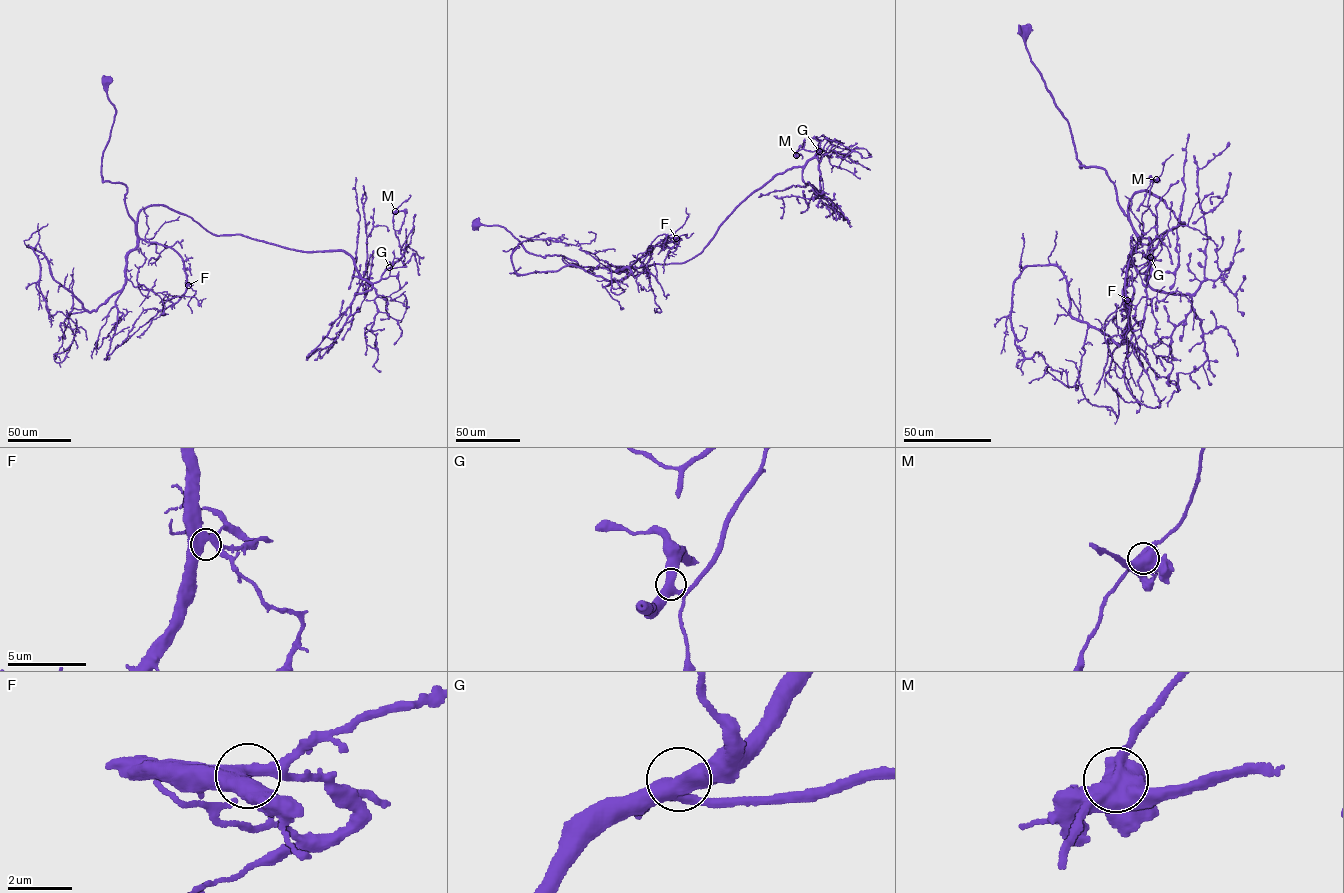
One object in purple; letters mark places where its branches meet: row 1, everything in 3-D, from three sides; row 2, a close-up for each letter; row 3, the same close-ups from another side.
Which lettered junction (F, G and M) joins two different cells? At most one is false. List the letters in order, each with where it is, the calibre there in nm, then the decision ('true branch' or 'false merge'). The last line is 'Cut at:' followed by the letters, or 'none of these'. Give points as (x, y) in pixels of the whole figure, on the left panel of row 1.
F: place (188, 285); calibre 480 nm; true branch
G: place (389, 267); calibre 440 nm; true branch
M: place (395, 211); calibre 700 nm; false merge
Cut at: M

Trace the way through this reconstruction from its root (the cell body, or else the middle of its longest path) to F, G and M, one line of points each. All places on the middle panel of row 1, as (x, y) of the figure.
F: (475, 225), (505, 228), (530, 253), (562, 255), (581, 266), (617, 272), (661, 240), (676, 238)
G: (475, 225), (502, 226), (530, 253), (562, 255), (582, 267), (680, 263), (700, 254), (752, 192), (819, 151)
M: (475, 225), (502, 226), (530, 253), (582, 267), (680, 263), (752, 192), (825, 151), (795, 155)

